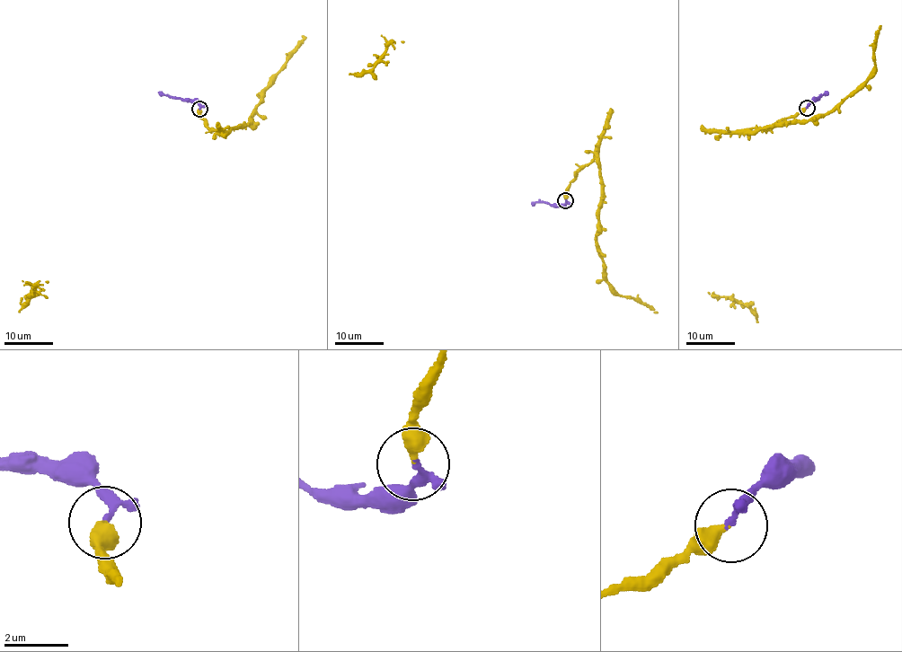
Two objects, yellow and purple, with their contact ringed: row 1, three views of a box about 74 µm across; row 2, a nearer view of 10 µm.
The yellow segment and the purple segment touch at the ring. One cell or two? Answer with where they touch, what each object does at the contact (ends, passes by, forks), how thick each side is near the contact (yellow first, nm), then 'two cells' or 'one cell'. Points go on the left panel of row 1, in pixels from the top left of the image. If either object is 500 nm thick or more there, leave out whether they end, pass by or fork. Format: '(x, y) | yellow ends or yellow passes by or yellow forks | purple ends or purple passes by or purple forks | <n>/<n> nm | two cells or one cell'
(199, 109) | yellow ends | purple passes by | 360/160 nm | one cell

